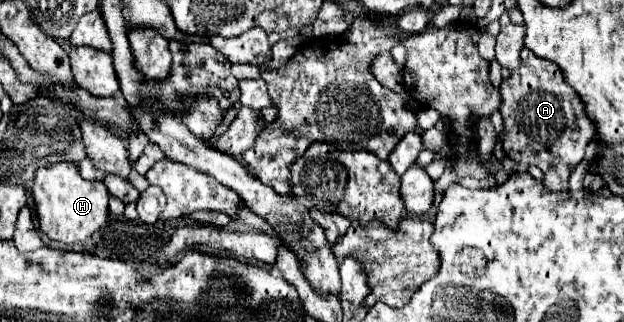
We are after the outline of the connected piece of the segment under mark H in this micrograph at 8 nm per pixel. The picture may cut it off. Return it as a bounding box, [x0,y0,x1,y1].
[34,162,108,244]

